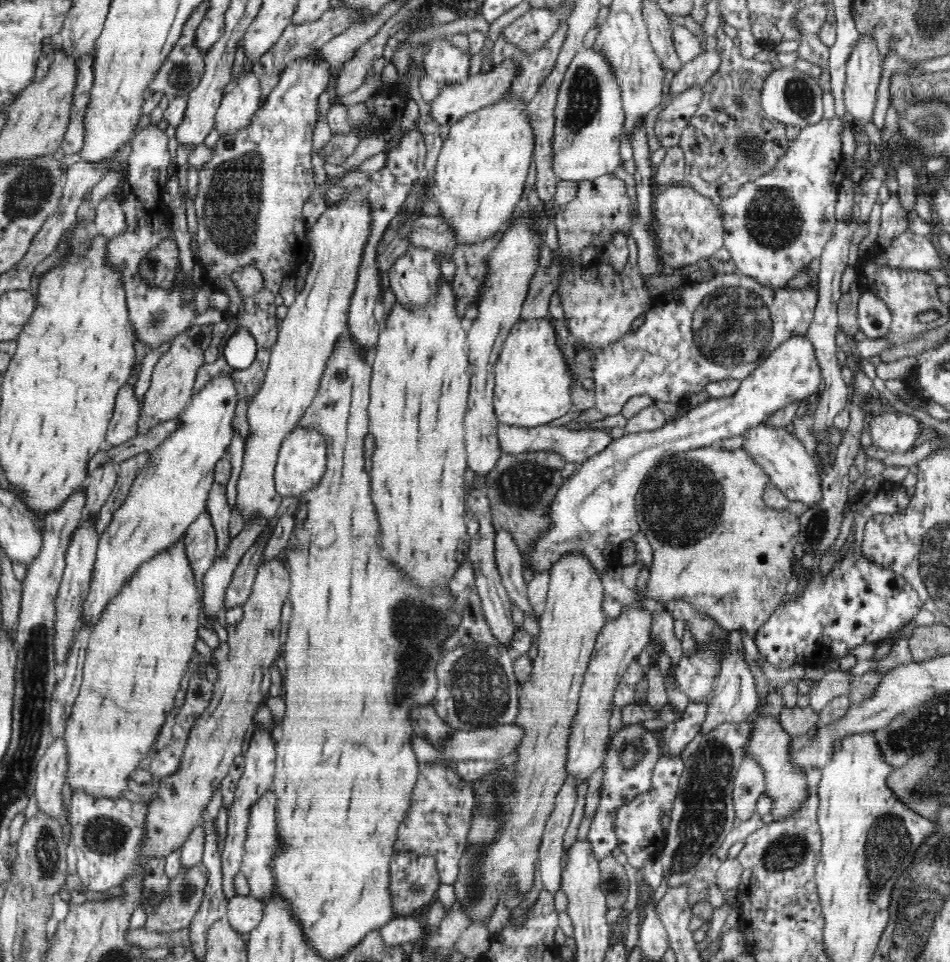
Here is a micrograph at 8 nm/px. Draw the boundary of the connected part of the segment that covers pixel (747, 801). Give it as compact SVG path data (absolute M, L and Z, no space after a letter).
M746 755L735 774L733 807L736 816L748 820L756 812L756 802L766 790L766 777L760 763Z

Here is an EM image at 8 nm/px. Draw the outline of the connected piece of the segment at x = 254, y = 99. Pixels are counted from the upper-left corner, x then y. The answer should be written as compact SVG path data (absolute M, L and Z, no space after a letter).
M245 72L239 77L238 85L226 93L215 114L215 128L221 136L234 134L250 124L261 103L259 78Z

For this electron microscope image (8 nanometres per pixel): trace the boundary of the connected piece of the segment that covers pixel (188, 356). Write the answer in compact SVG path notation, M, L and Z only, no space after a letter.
M192 324L184 332L176 335L169 351L162 355L154 366L152 383L144 396L138 419L138 435L148 433L154 426L182 415L193 395L196 376L205 365L203 352L212 342L212 324L199 326Z

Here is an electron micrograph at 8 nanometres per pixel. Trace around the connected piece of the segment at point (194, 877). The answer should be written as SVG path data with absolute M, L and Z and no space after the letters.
M202 863L190 870L180 867L176 878L170 879L162 904L156 906L154 914L147 916L144 927L158 934L188 929L200 909L207 882L207 869Z

